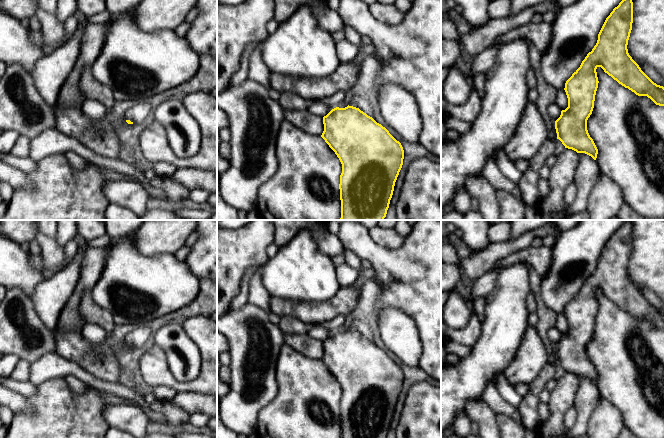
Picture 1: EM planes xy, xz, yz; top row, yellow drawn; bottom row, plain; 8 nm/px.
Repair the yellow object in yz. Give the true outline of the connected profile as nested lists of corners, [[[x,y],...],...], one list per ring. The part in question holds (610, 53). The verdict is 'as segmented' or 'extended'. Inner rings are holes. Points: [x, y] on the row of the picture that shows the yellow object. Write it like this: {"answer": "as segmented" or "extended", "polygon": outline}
{"answer": "as segmented", "polygon": [[[622,0],[606,18],[592,51],[587,54],[580,67],[565,83],[564,90],[568,98],[568,107],[561,111],[560,117],[555,121],[557,139],[565,148],[572,149],[577,153],[585,153],[594,160],[597,158],[598,149],[588,133],[587,120],[594,108],[599,83],[596,72],[598,67],[601,67],[605,73],[636,95],[647,96],[656,105],[664,106],[664,87],[654,83],[628,53],[627,45],[632,23],[633,2],[632,0]]]}

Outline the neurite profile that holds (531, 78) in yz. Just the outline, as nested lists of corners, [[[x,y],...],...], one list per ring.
[[[530,69],[528,71],[526,80],[527,80],[527,85],[528,85],[529,89],[536,88],[537,78],[536,78],[535,72],[532,69]]]

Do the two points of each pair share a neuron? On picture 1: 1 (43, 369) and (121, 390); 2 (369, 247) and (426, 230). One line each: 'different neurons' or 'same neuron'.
1: same neuron
2: same neuron

